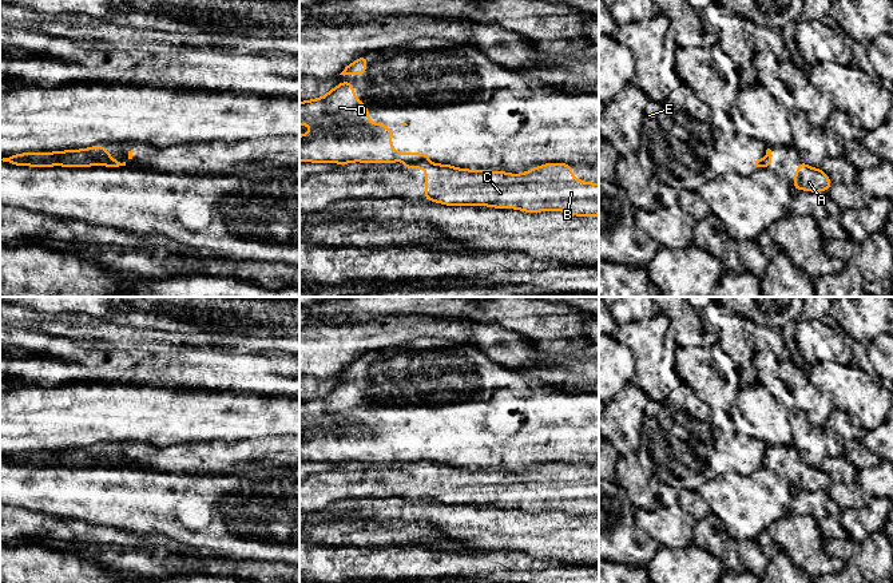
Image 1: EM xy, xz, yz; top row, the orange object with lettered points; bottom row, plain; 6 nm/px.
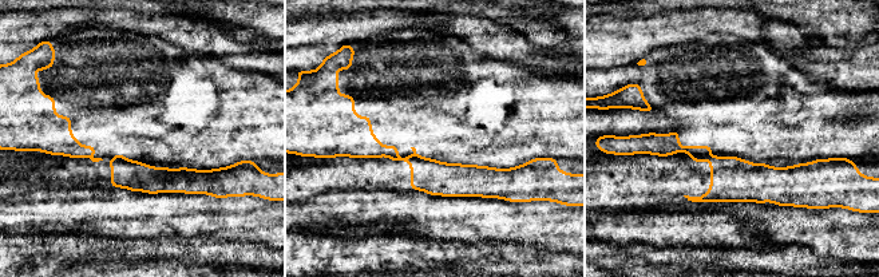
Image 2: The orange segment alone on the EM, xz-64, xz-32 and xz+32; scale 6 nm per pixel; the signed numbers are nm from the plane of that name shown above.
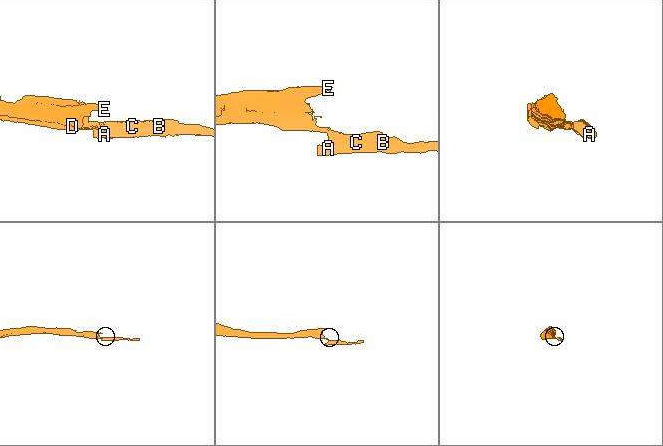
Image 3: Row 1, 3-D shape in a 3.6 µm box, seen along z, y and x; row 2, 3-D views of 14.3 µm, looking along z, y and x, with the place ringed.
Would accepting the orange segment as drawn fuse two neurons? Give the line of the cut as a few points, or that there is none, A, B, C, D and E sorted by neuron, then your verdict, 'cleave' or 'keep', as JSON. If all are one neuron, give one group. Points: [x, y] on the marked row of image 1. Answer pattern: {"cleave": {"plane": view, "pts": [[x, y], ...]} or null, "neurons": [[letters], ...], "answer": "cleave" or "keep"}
{"cleave": {"plane": "xz", "pts": [[407, 161], [416, 162]]}, "neurons": [["A", "B", "C"], ["D", "E"]], "answer": "cleave"}

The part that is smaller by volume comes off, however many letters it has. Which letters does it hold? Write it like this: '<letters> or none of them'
A, B, C

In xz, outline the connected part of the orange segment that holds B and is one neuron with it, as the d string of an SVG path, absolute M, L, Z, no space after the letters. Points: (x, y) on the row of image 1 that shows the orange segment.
M406 162L404 167L424 168L425 199L448 206L599 215L599 183L576 179L571 164L547 163L523 174L465 170L430 162Z

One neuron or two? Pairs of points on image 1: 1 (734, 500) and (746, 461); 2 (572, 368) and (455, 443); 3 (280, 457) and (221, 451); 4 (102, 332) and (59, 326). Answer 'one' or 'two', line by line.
1: two
2: two
3: one
4: one

